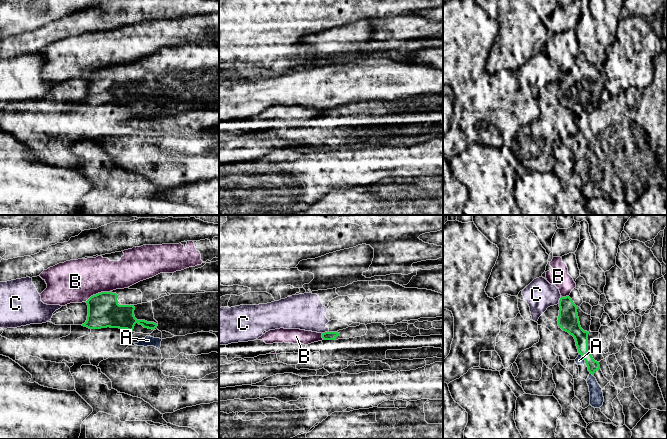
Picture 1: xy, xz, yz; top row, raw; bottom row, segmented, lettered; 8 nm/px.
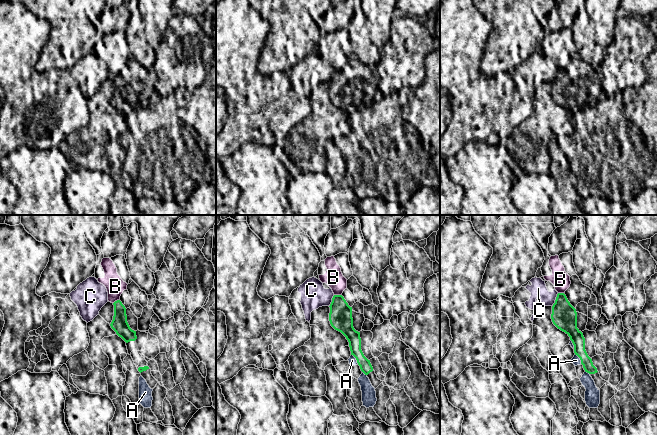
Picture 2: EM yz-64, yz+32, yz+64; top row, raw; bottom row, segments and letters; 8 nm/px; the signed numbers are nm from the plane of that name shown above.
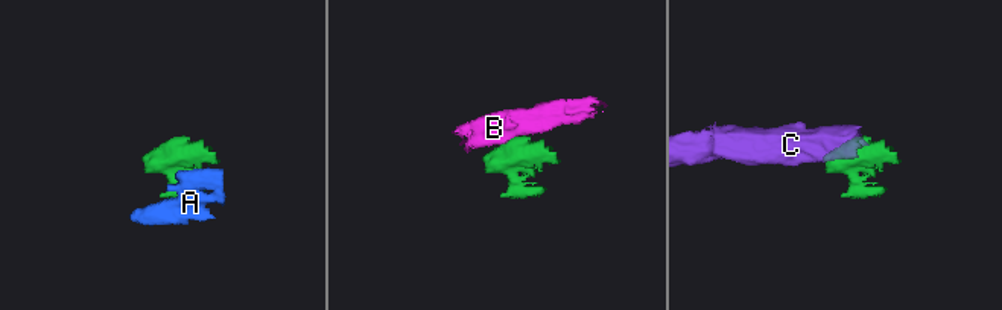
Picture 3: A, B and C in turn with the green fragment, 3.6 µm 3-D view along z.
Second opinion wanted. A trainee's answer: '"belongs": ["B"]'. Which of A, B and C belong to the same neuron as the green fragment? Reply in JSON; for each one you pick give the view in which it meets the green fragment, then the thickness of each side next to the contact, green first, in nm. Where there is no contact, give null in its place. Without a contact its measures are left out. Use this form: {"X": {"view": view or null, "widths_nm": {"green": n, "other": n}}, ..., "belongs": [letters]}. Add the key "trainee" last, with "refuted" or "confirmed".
{"belongs": [], "trainee": "refuted"}

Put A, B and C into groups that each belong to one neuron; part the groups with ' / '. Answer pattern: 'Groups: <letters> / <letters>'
Groups: A / B / C

